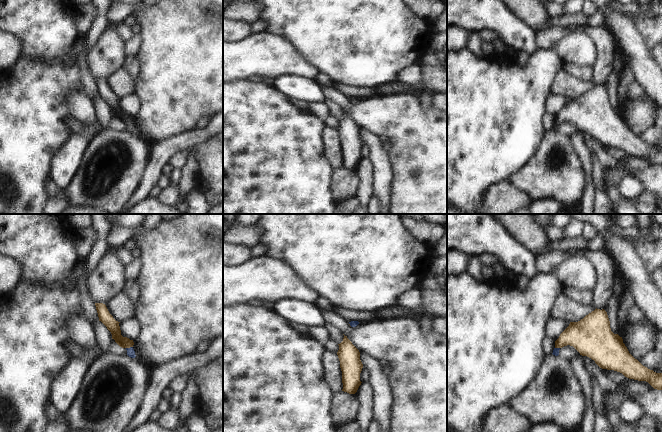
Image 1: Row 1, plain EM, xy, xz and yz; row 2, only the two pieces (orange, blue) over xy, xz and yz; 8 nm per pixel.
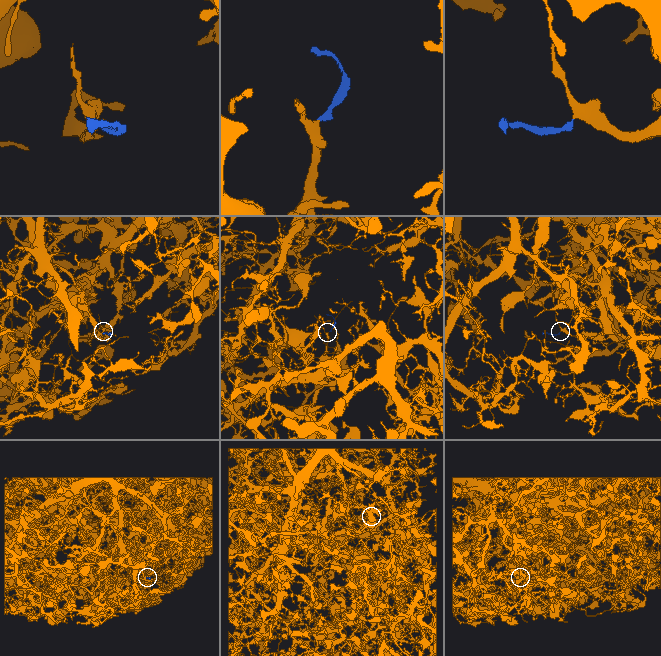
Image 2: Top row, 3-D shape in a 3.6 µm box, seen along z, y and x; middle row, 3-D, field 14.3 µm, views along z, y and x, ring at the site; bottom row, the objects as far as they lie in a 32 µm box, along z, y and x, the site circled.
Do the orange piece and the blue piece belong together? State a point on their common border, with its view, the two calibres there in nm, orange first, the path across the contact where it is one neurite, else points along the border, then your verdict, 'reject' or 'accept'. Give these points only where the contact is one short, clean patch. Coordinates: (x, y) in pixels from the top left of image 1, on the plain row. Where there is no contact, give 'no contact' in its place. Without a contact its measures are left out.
meets orange in xy at (129, 123); 100 nm thick on the orange side, 60 nm on the other; runs through xy (112, 101), (116, 110), (129, 123), (130, 127); accept

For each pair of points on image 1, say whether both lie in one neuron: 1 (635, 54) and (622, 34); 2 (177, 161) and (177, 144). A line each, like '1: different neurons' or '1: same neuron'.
1: same neuron
2: different neurons

